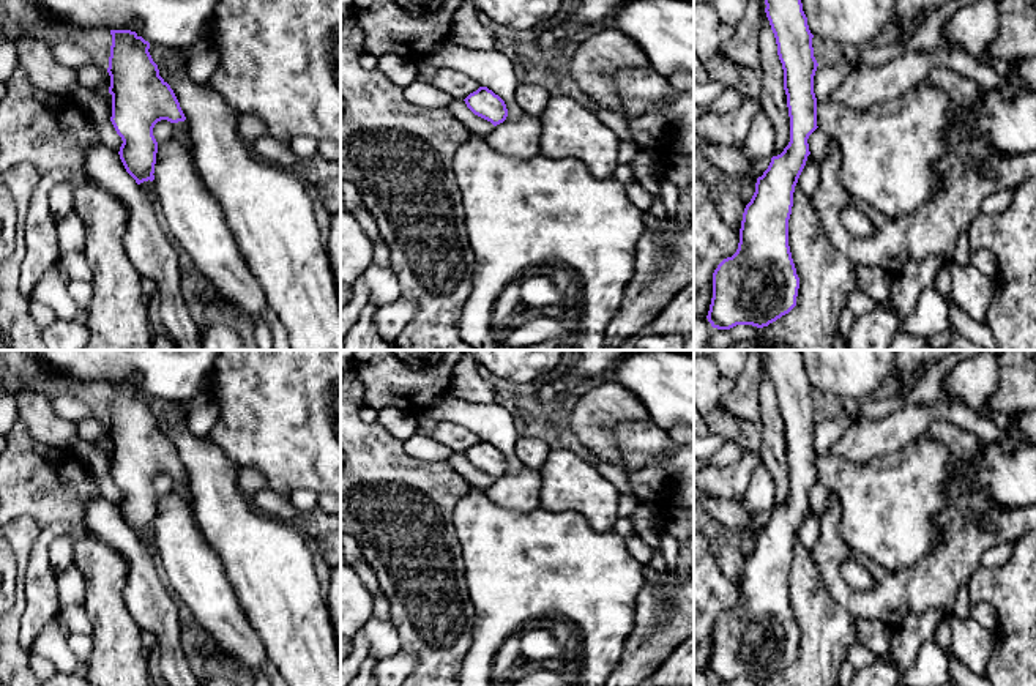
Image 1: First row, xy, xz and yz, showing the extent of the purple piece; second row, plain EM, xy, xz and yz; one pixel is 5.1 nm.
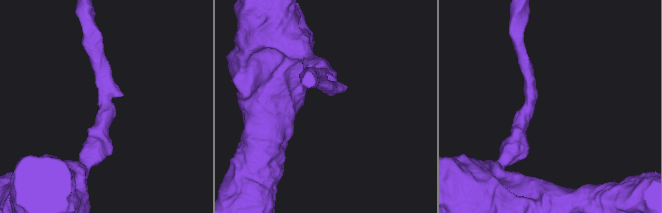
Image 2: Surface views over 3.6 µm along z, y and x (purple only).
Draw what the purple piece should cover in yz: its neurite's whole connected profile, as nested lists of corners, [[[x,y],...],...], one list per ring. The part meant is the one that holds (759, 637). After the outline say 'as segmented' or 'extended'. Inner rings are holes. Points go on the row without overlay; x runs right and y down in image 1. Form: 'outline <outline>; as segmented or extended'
outline [[[765,350],[765,358],[784,423],[790,495],[781,508],[771,511],[768,522],[757,531],[755,546],[743,566],[738,602],[732,610],[724,612],[713,626],[713,651],[706,672],[717,683],[730,683],[736,678],[768,680],[796,659],[799,642],[788,599],[788,572],[795,539],[811,508],[807,492],[818,481],[814,446],[818,416],[814,410],[814,388],[809,383],[801,352]]]; as segmented

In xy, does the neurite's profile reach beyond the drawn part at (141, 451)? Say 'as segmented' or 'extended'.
extended

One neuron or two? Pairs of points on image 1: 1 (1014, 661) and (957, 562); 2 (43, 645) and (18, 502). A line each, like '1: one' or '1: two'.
1: two
2: two

